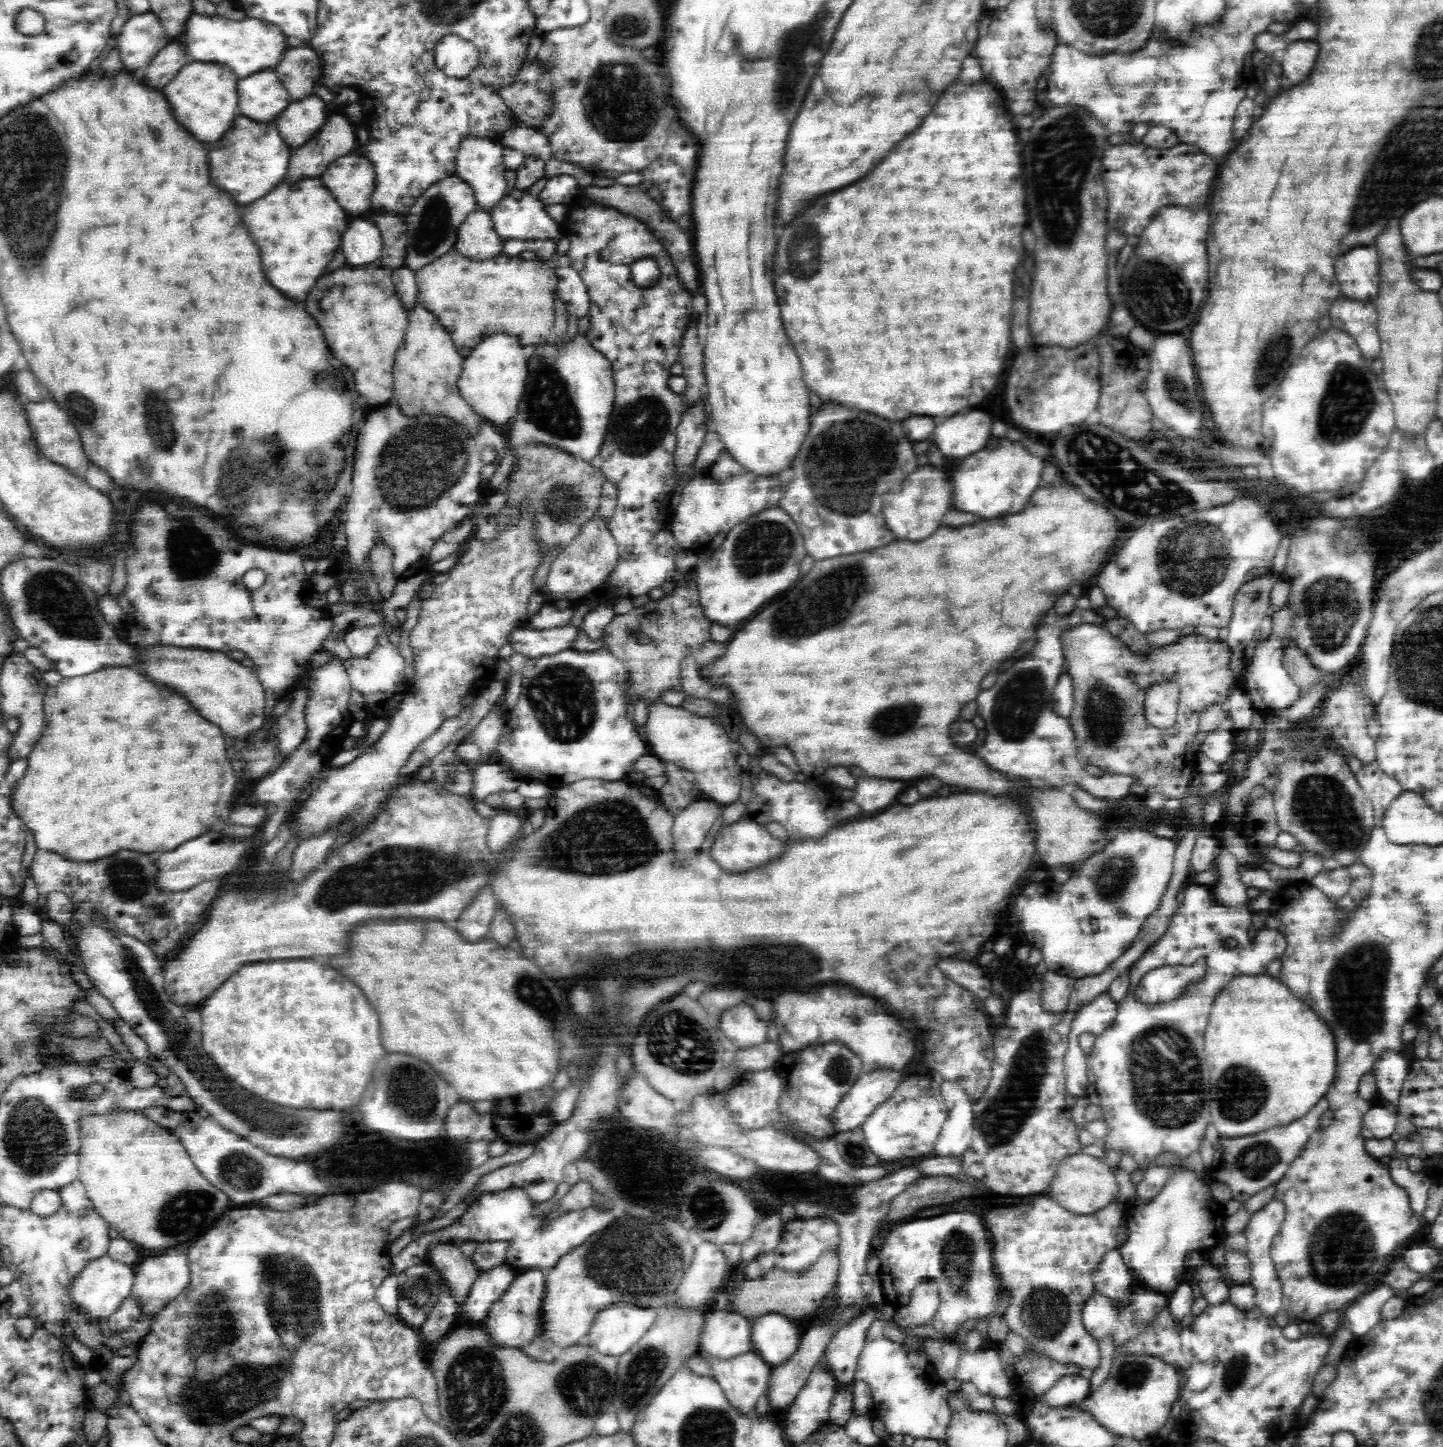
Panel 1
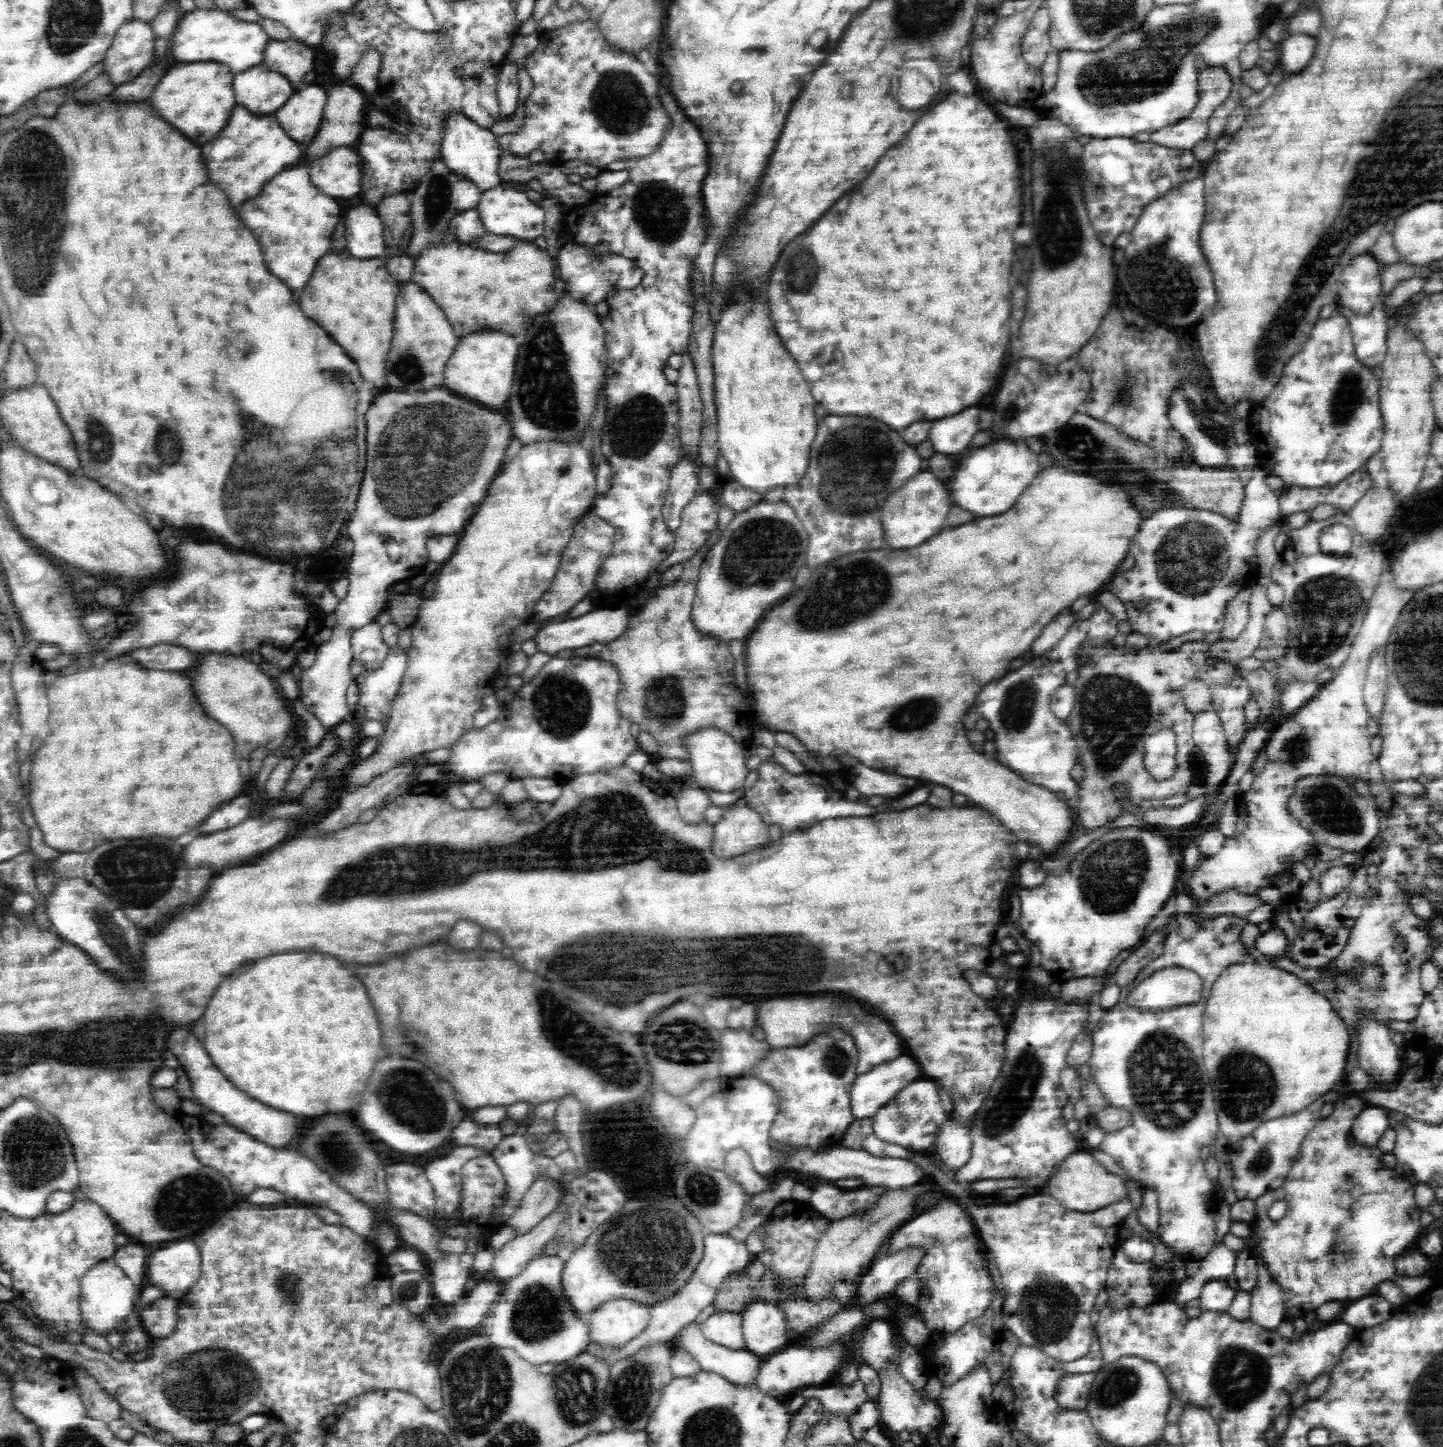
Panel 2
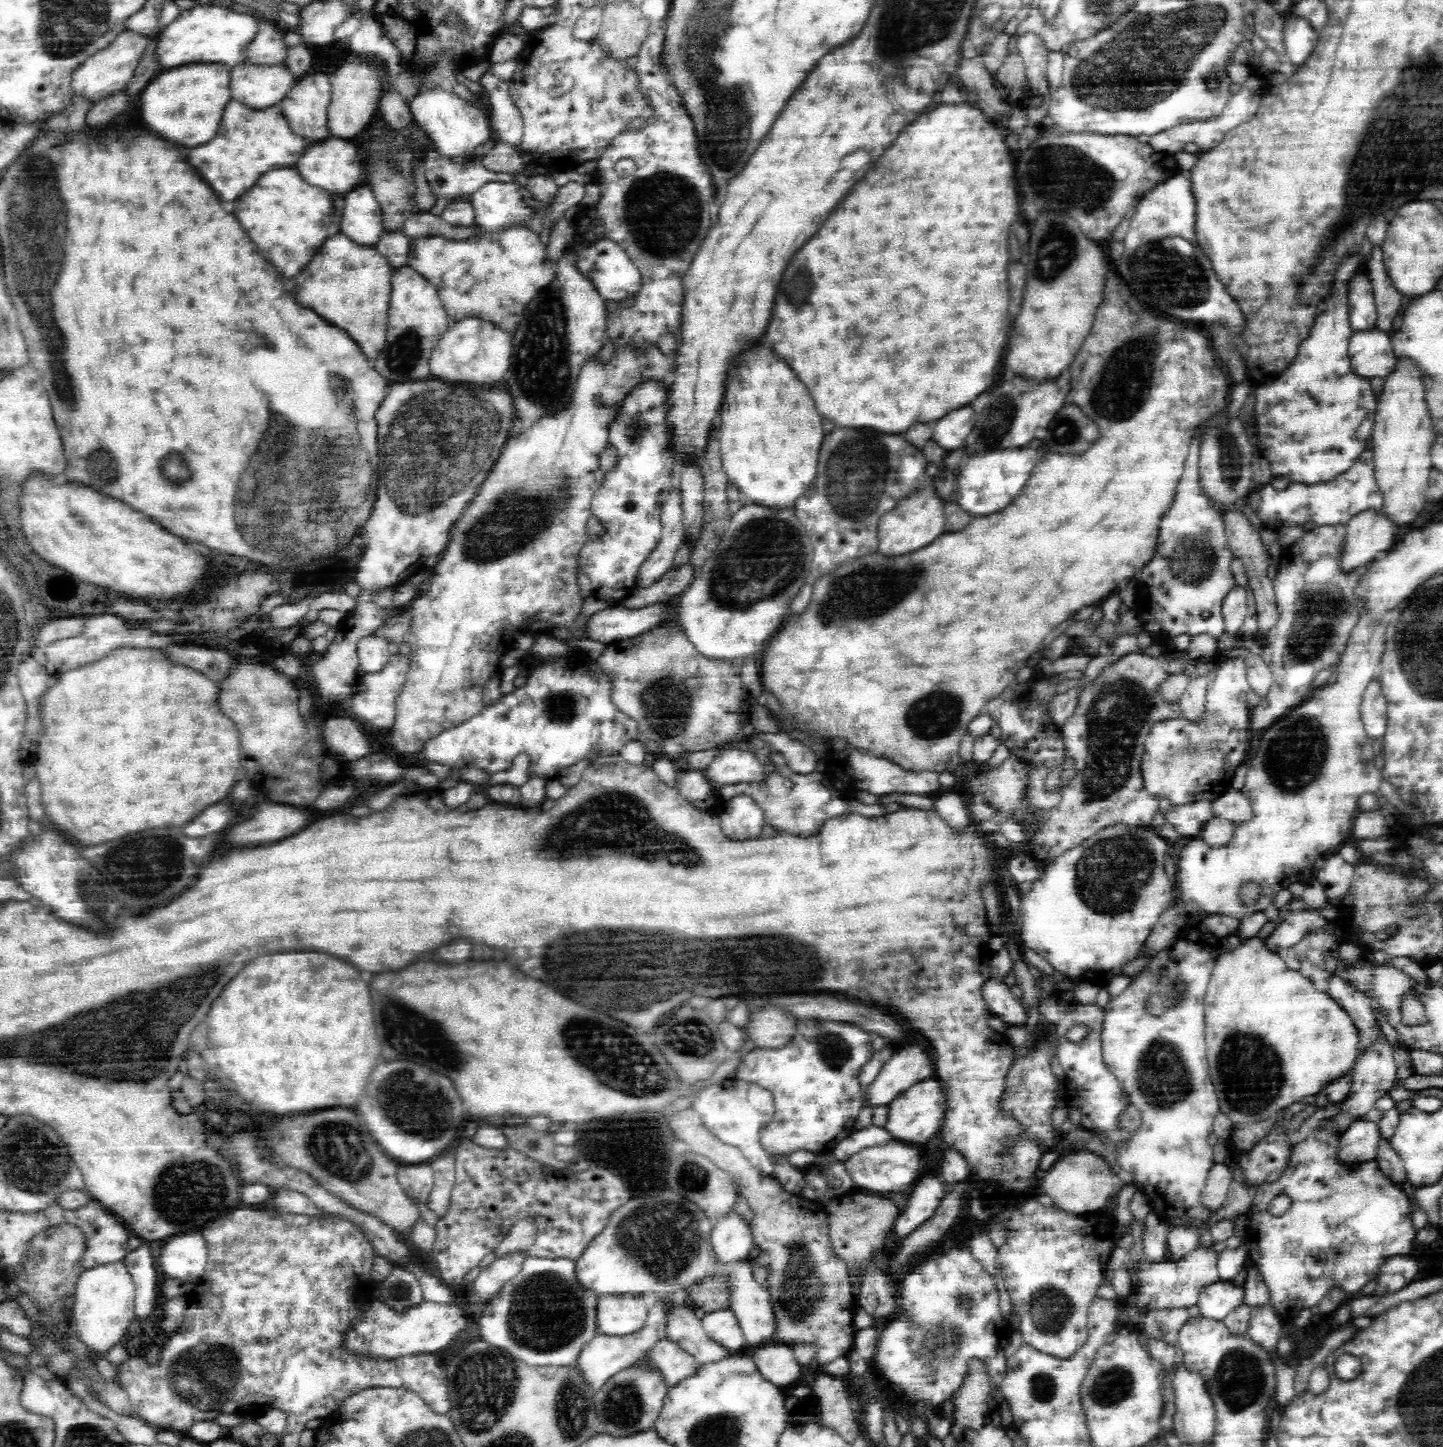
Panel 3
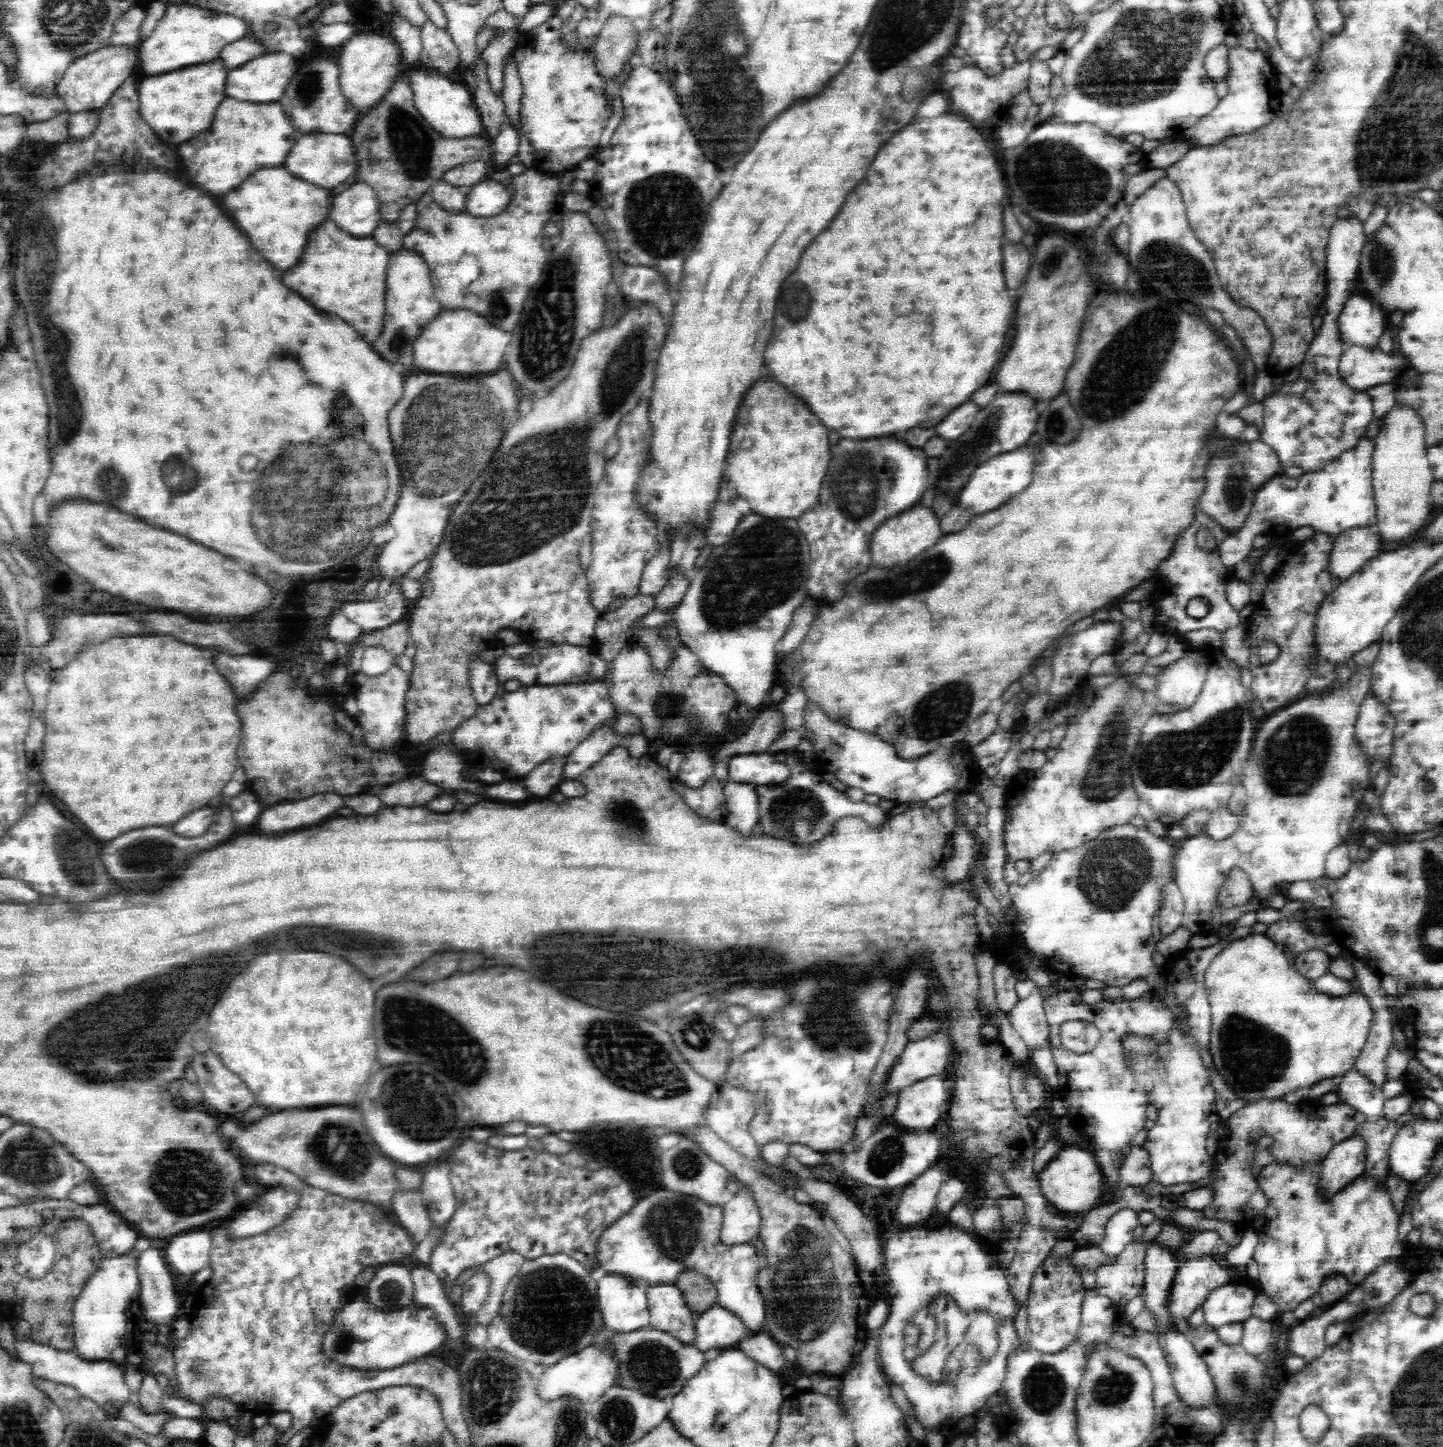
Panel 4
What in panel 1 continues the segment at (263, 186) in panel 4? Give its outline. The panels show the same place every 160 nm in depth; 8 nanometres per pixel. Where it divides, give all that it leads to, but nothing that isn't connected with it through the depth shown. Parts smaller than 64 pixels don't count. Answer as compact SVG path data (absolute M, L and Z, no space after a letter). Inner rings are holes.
M302 178L297 182L284 182L278 184L270 194L264 198L252 202L244 210L244 224L248 226L250 234L254 236L254 242L258 244L262 252L262 268L266 272L268 264L268 276L284 296L290 296L298 302L304 302L310 294L310 288L316 284L316 280L324 274L326 264L334 258L334 252L340 248L343 232L347 229L350 220L346 218L346 212L332 196L332 193L321 178Z

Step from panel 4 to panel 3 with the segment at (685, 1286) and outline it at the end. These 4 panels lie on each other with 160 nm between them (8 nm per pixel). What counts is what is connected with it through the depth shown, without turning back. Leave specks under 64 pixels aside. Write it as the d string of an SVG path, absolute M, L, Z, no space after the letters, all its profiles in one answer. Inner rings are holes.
M722 1275L705 1277L686 1288L686 1293L694 1309L701 1308L706 1313L730 1310L731 1287L728 1286L728 1279Z

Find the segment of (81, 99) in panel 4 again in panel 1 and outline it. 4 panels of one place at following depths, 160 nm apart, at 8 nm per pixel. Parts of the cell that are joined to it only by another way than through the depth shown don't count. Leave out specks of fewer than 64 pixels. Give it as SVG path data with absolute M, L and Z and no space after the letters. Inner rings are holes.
M152 11L131 15L118 33L119 58L123 70L136 72L146 68L151 60L174 38L169 38L159 16Z

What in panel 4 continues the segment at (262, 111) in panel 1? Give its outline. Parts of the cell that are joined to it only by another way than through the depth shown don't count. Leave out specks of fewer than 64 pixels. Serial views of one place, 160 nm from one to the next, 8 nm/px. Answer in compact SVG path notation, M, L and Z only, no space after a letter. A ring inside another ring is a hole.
M285 52L266 53L247 61L238 68L229 69L228 80L226 80L226 92L230 98L239 101L258 102L279 102L283 97L287 84L297 72L299 60Z

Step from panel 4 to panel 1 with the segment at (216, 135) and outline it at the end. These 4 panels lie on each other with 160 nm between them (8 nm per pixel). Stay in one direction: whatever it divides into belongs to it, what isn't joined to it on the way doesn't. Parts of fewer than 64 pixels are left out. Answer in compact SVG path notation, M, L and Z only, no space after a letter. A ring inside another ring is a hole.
M239 115L234 126L224 134L224 138L216 144L204 144L210 154L210 176L212 182L226 190L236 204L248 204L262 196L266 196L274 184L278 184L288 168L291 151L289 145L282 142L278 130L272 124L258 124L250 118ZM226 144L232 146L230 154L226 152Z

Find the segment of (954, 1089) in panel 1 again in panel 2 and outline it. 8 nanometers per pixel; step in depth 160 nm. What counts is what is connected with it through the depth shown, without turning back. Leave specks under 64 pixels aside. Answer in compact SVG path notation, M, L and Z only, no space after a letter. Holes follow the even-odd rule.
M951 1108L947 1118L938 1130L931 1153L937 1153L941 1162L957 1171L971 1154L971 1129L968 1124L955 1122Z

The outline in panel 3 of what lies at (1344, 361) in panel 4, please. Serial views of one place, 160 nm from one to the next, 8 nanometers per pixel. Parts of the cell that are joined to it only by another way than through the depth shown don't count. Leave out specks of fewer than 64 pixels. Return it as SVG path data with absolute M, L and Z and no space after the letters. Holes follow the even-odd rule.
M1376 323L1370 330L1354 331L1349 341L1349 357L1356 375L1364 379L1385 378L1394 370L1397 356L1394 354L1392 333L1386 333Z

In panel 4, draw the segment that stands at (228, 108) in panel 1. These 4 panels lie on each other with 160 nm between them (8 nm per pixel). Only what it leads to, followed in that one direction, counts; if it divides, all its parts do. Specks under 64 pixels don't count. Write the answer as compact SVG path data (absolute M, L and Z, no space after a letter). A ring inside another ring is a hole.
M218 57L210 64L194 64L190 68L182 68L162 76L150 76L142 82L139 81L141 117L150 124L150 128L158 134L162 142L182 144L186 140L192 140L194 136L210 128L218 104L226 98L226 74L228 72L222 70Z

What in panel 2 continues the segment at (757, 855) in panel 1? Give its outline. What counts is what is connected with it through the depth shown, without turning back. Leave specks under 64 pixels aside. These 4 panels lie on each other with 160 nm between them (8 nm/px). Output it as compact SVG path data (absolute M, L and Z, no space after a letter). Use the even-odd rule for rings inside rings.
M730 806L713 831L712 852L718 857L737 857L770 843L769 826L749 806Z

